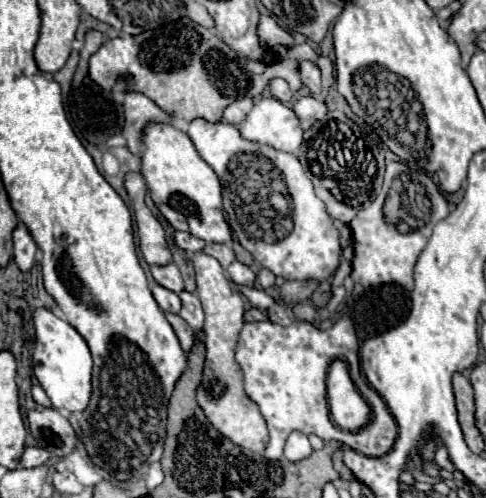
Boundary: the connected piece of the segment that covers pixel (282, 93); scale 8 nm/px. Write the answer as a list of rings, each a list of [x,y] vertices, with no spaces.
[[[275,78],[275,80],[269,82],[269,86],[271,86],[271,96],[273,96],[273,98],[277,98],[277,100],[283,102],[283,104],[291,104],[291,100],[293,100],[293,92],[289,90],[289,86],[287,86],[285,80]]]

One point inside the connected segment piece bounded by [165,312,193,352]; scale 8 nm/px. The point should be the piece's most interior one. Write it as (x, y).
(184, 333)

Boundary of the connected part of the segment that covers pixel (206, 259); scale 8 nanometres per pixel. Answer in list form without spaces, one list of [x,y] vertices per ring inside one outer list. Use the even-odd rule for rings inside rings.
[[[197,252],[193,256],[193,266],[195,266],[195,276],[197,276],[197,296],[205,312],[203,334],[205,334],[205,348],[207,348],[203,380],[201,380],[201,386],[197,388],[197,404],[201,406],[207,420],[213,424],[213,428],[219,430],[233,444],[253,450],[253,452],[263,452],[269,440],[267,426],[257,404],[247,398],[243,390],[243,378],[241,378],[239,366],[233,358],[235,344],[243,328],[243,312],[245,312],[243,300],[239,292],[235,292],[229,286],[227,278],[223,276],[221,264],[213,256],[205,252]]]

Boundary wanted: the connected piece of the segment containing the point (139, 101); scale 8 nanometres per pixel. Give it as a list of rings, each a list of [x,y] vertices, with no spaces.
[[[127,92],[125,94],[125,126],[121,134],[127,140],[127,148],[131,154],[141,154],[141,132],[145,124],[149,122],[171,122],[171,116],[163,112],[155,102],[151,102],[147,96],[139,92]]]

